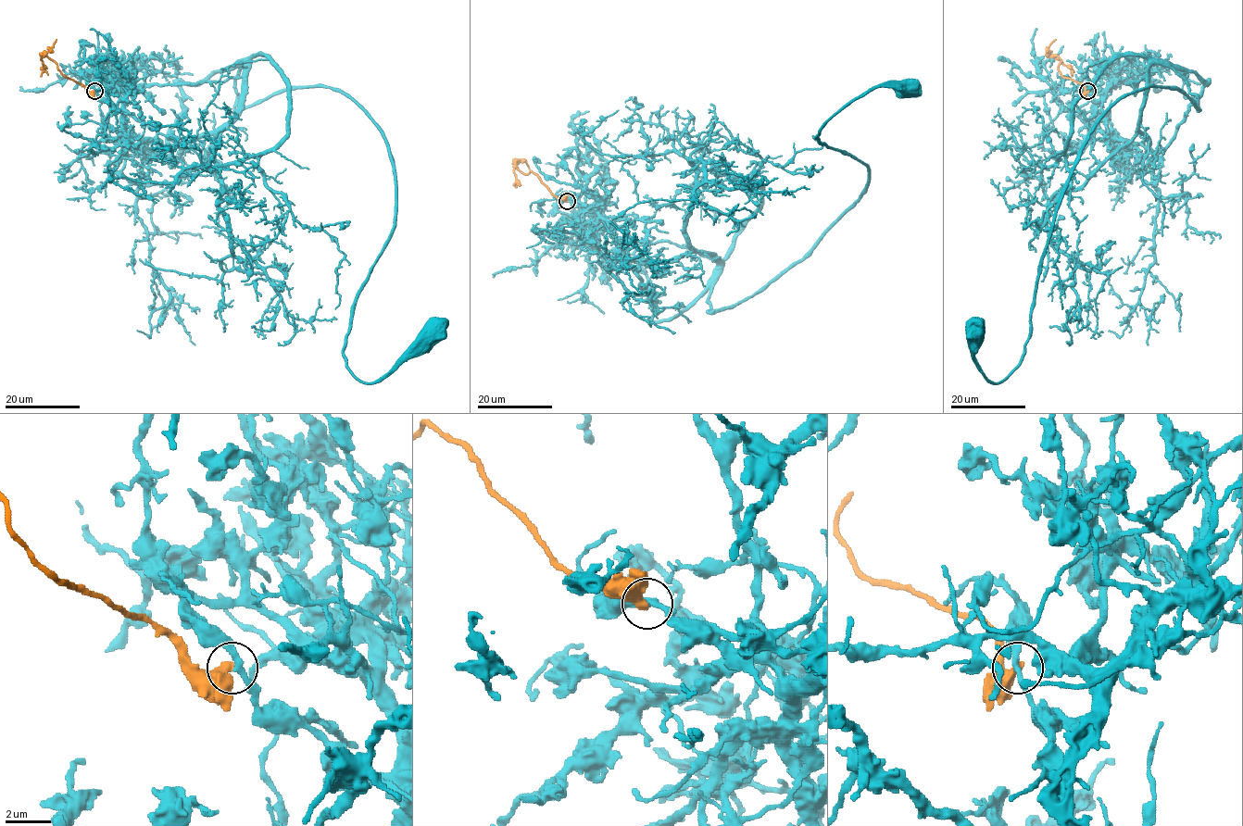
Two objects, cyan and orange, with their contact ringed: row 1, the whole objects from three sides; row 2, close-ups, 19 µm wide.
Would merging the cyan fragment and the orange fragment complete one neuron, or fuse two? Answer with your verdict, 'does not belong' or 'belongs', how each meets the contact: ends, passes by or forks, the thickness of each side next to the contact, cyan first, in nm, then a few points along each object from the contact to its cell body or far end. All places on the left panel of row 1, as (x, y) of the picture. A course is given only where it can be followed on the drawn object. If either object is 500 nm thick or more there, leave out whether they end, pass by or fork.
does not belong; cyan passes by; orange ends there; 280 nm thick on the cyan side, 440 nm on the other; cyan runs (94, 91), (244, 63), (236, 109), (348, 95), (395, 213), (345, 366), (378, 381), (432, 331); orange runs (94, 91), (89, 92), (80, 82), (67, 78), (46, 56), (41, 59), (47, 75)

